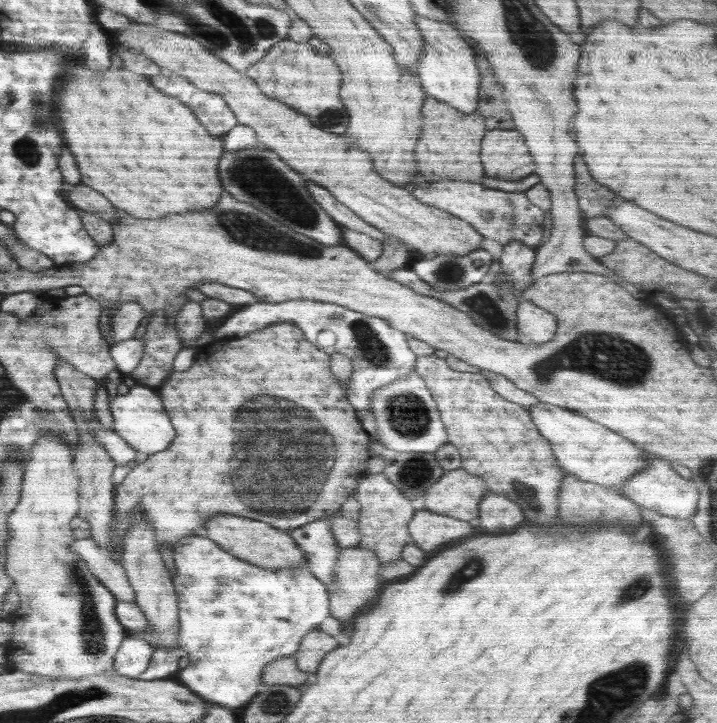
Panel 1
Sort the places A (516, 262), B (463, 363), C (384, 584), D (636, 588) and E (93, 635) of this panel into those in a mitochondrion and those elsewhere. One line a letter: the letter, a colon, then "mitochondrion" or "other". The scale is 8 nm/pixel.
A: other
B: other
C: other
D: mitochondrion
E: mitochondrion

